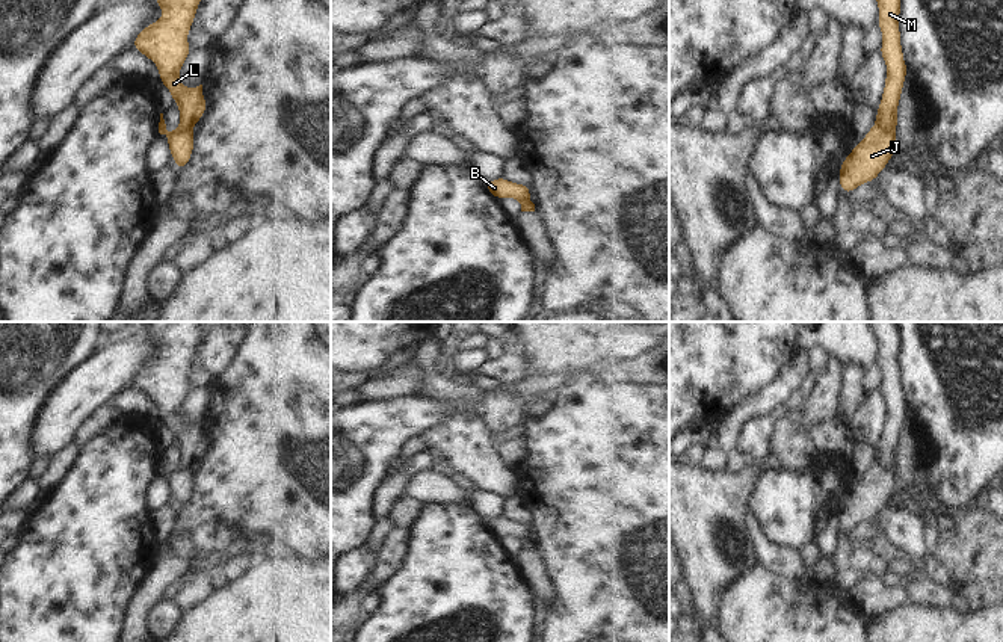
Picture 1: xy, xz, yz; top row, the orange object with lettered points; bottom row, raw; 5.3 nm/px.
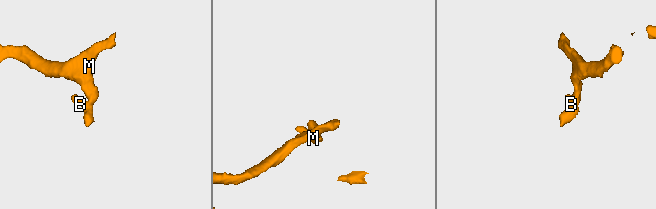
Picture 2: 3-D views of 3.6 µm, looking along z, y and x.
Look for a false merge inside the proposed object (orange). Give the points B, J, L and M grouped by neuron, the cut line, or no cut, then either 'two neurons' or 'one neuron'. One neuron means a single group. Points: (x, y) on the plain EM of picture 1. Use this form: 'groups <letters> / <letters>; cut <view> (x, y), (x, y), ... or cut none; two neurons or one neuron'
groups B J / L M; cut yz (876, 459), (893, 473); two neurons

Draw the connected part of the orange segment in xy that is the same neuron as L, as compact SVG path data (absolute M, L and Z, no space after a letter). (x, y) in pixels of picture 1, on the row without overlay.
M150 322L157 344L166 352L147 364L131 385L145 393L159 406L160 421L166 424L180 447L180 465L192 465L204 455L207 441L202 423L184 426L178 411L192 391L187 372L204 335L202 322Z

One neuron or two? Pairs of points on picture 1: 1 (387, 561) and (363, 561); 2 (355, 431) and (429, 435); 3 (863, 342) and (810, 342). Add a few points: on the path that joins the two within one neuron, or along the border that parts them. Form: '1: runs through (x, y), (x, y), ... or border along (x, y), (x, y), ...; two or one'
1: border along (378, 550), (373, 570), (354, 589); two
2: border along (450, 416), (426, 428), (419, 435); two
3: runs through (849, 339), (824, 339); one

